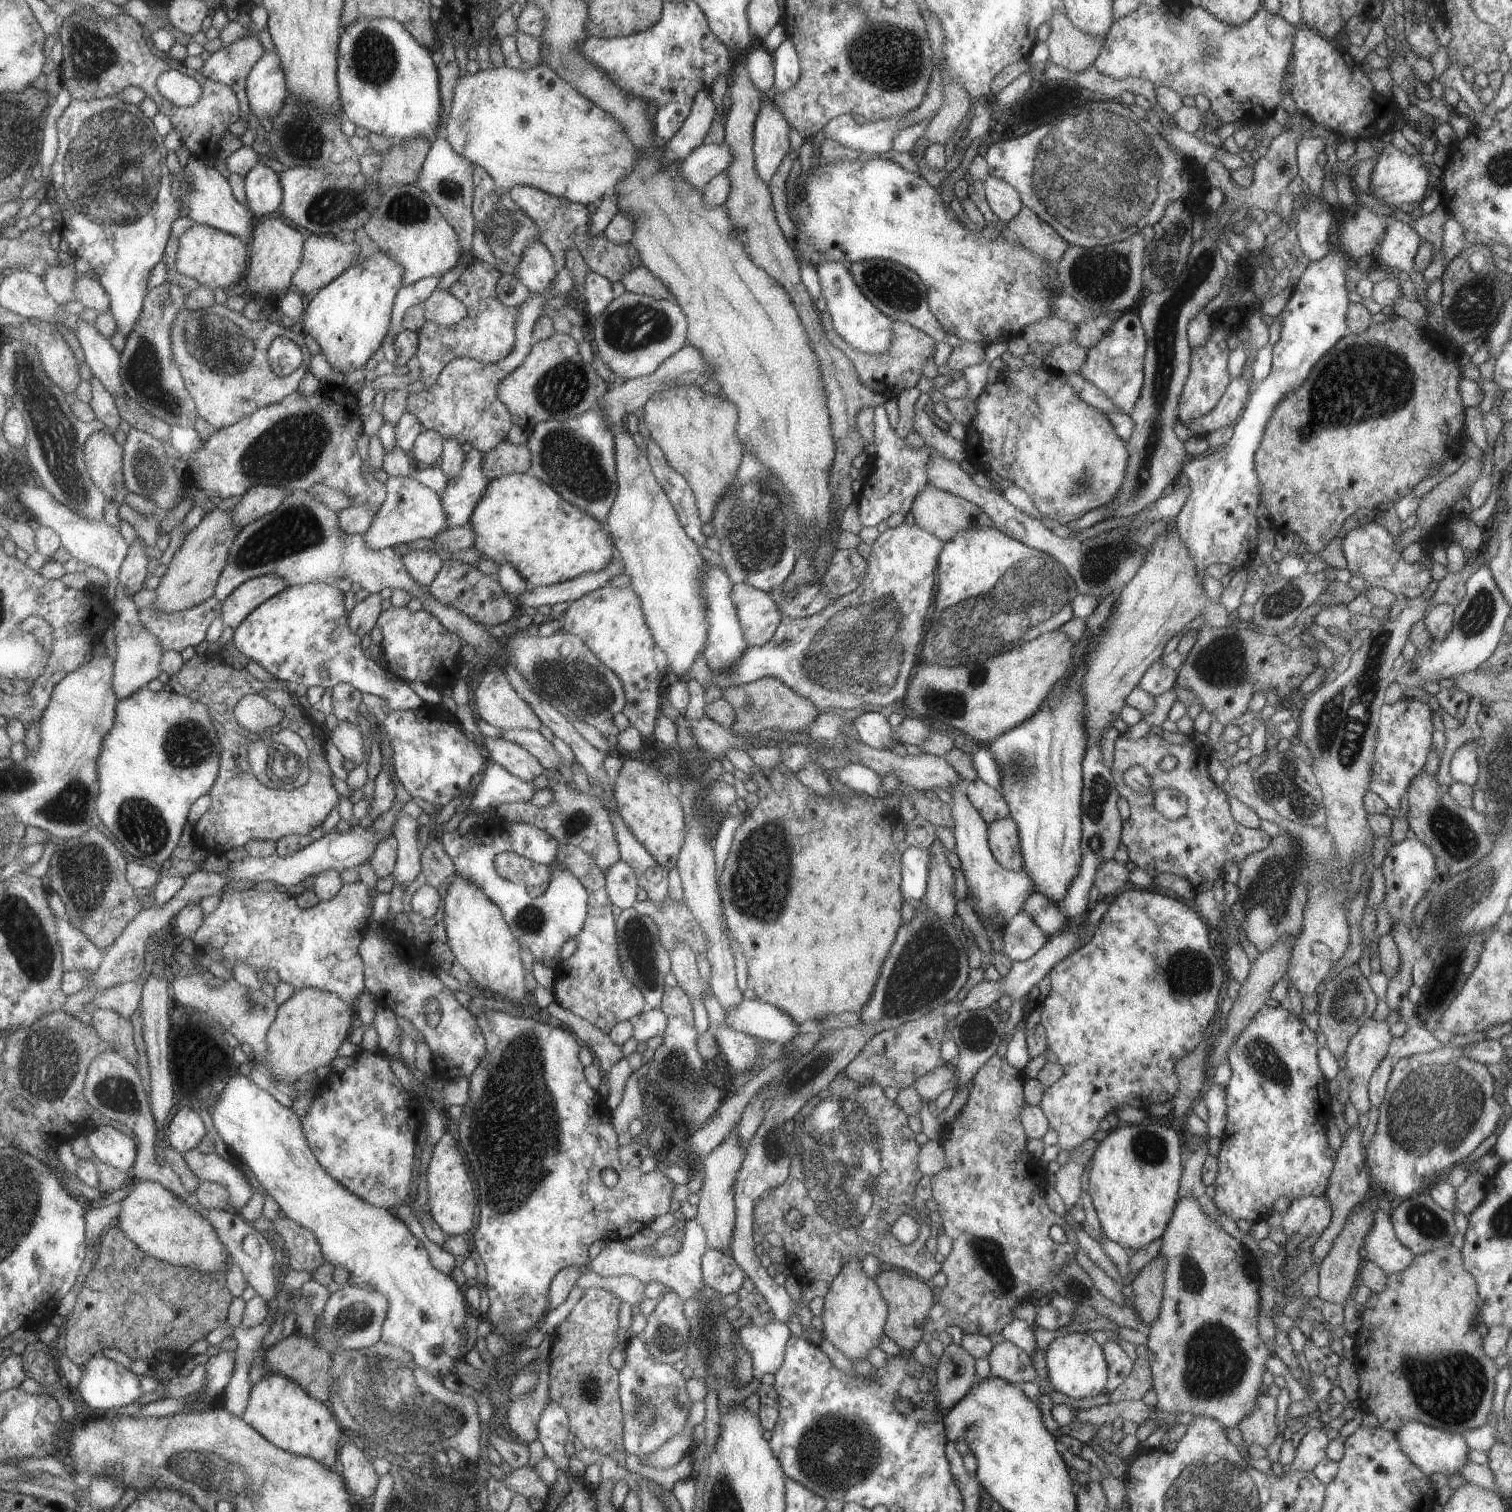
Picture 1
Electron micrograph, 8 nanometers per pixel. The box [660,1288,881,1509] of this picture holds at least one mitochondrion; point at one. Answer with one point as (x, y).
(824, 1454)

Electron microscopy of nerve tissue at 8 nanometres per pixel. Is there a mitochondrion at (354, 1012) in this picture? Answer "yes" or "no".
no

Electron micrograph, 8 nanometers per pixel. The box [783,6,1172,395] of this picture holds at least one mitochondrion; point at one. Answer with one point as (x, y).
(890, 55)

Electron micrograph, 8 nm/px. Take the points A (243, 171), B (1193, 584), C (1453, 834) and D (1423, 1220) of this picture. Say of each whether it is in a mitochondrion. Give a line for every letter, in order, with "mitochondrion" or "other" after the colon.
A: other
B: other
C: mitochondrion
D: mitochondrion

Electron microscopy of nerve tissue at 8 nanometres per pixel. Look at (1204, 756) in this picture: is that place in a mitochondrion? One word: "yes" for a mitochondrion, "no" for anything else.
no

